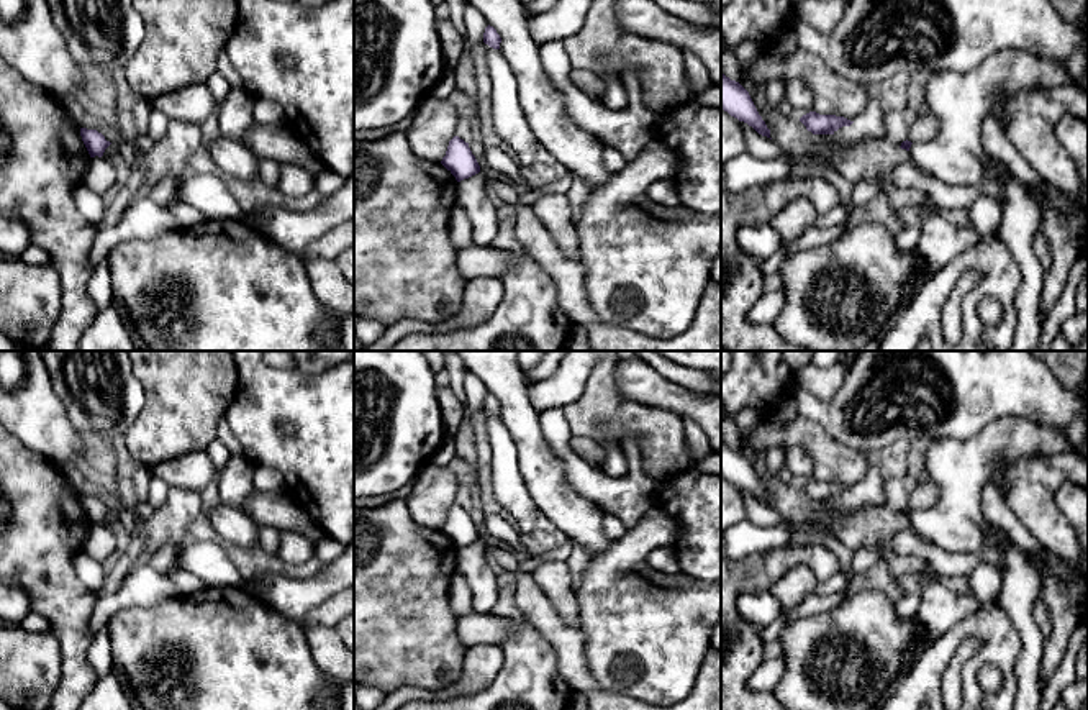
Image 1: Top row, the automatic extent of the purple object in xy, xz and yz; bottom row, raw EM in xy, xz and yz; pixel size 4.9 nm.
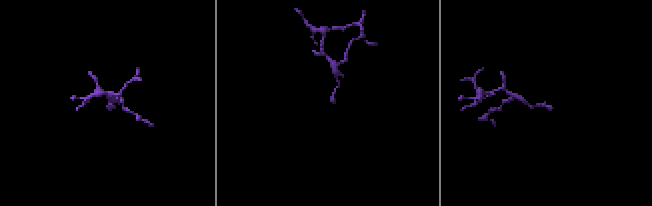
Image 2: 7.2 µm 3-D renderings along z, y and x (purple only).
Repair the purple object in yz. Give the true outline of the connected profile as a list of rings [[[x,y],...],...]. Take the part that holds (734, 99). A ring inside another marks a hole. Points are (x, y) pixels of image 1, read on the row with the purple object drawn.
[[[721,72],[721,110],[752,126],[759,134],[770,138],[770,130],[759,115],[749,92]]]

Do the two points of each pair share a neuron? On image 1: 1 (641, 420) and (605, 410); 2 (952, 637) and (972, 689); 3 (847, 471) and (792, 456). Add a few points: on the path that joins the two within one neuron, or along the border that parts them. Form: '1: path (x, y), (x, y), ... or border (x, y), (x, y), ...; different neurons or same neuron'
1: path (633, 418), (613, 418); same neuron
2: path (974, 632), (982, 632), (990, 648), (972, 668); same neuron
3: border (788, 446), (802, 446), (806, 451), (813, 477); different neurons

